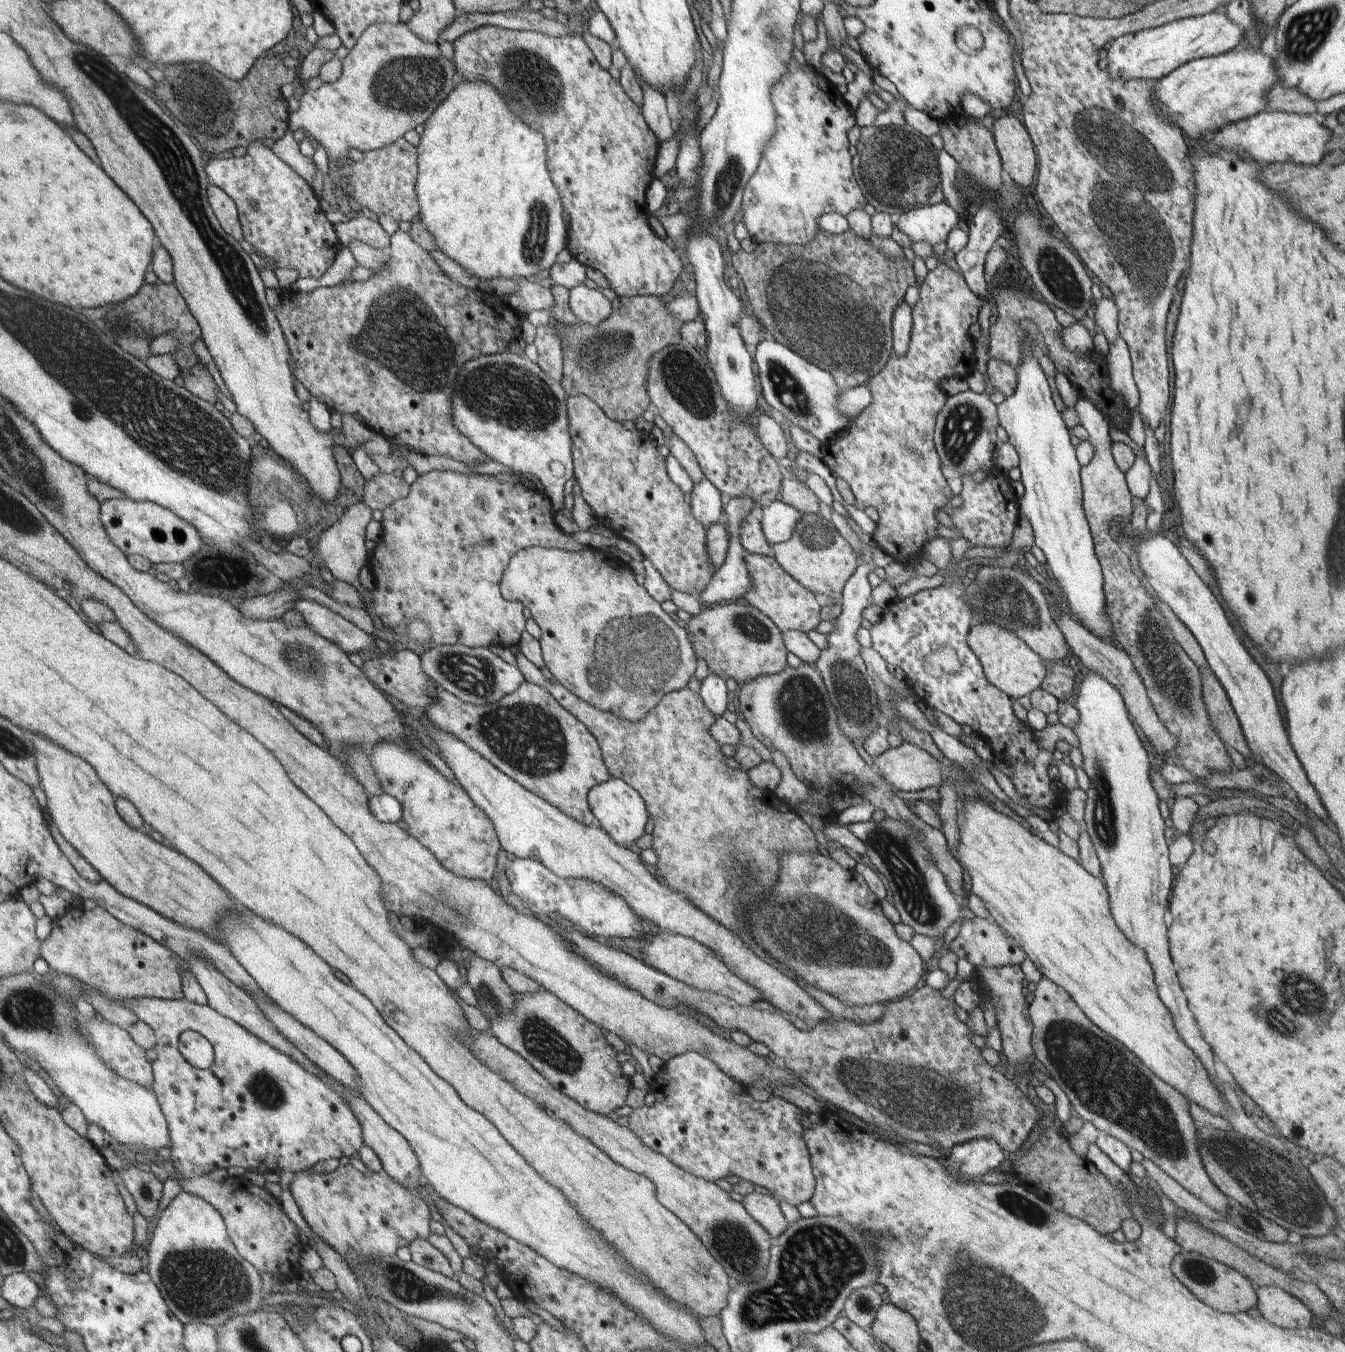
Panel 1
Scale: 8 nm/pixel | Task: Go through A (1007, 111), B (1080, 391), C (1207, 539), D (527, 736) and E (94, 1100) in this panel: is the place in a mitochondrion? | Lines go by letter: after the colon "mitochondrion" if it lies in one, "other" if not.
A: other
B: other
C: other
D: mitochondrion
E: other

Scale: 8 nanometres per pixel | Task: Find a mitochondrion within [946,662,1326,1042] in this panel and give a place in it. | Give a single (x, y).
(1103, 809)

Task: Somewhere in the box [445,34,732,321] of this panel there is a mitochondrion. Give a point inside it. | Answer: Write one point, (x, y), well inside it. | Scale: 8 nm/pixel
(537, 83)

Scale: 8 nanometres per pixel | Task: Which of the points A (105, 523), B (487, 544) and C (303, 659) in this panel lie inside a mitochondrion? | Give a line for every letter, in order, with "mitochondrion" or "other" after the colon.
A: other
B: mitochondrion
C: mitochondrion

